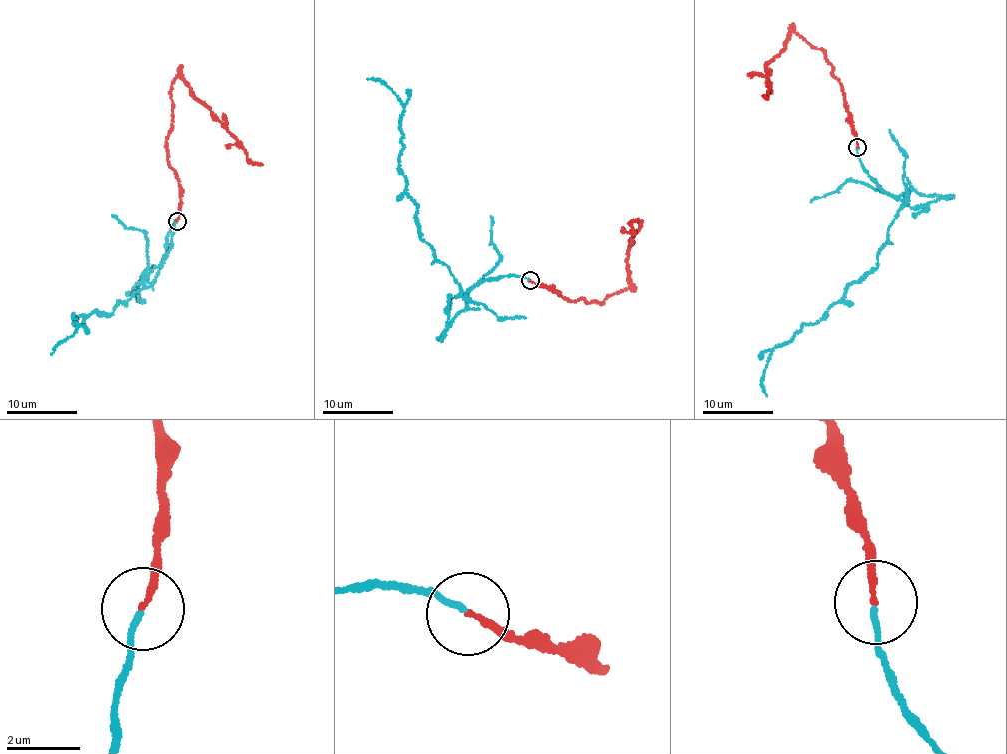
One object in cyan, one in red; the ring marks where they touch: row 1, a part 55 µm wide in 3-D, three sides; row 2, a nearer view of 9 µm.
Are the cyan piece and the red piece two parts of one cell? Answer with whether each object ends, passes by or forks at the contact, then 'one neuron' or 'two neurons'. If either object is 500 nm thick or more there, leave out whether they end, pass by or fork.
cyan ends | red ends | two neurons

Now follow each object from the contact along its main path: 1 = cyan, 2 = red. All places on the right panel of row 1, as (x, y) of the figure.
1: (857, 148), (864, 171), (902, 207), (875, 267), (849, 284), (822, 318), (773, 349), (762, 383), (767, 396)
2: (857, 146), (842, 84), (824, 52), (793, 32), (785, 50), (765, 66), (770, 71), (768, 94), (763, 95)

